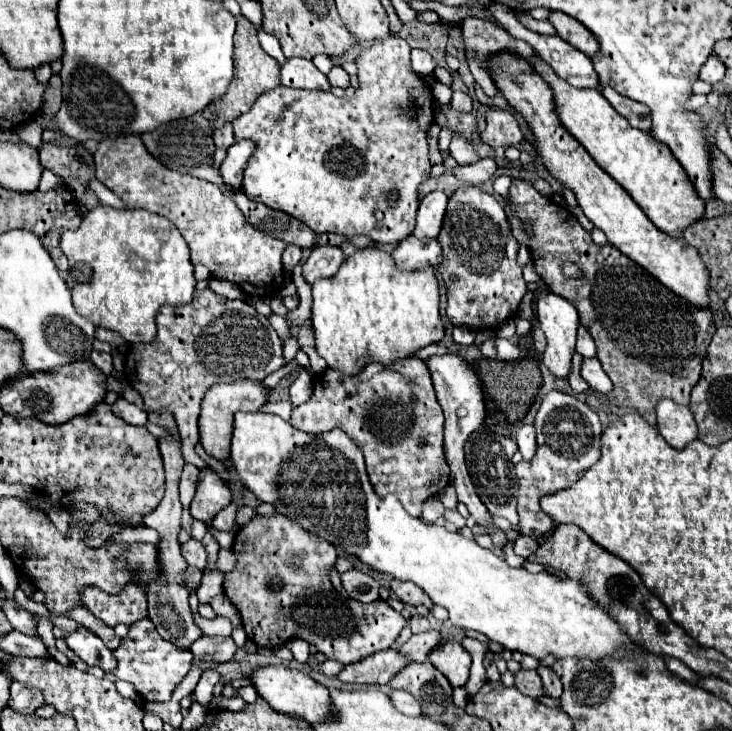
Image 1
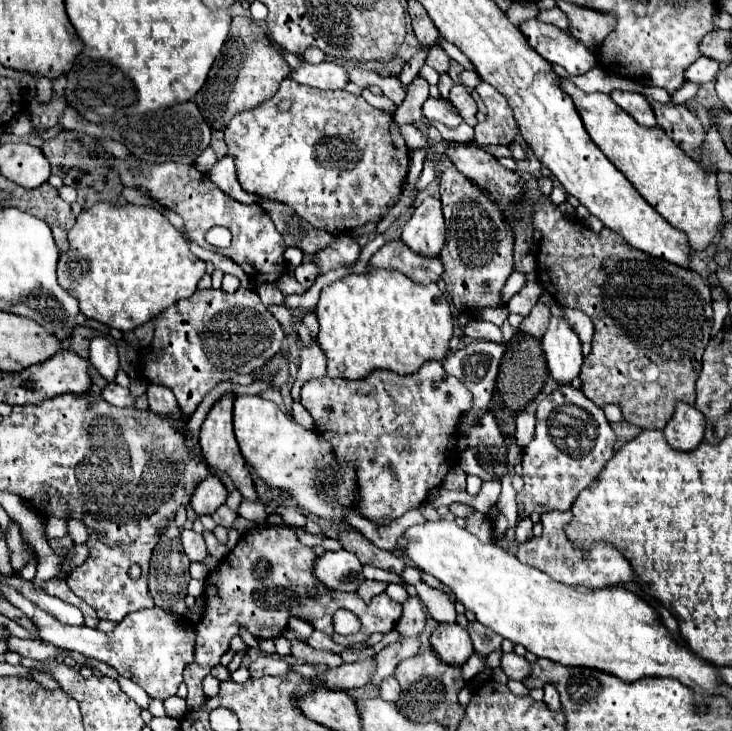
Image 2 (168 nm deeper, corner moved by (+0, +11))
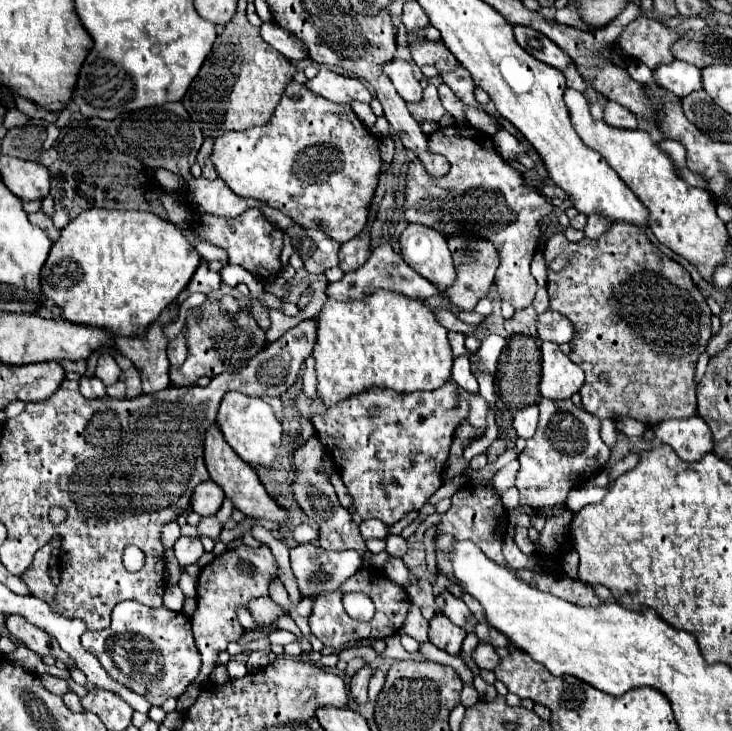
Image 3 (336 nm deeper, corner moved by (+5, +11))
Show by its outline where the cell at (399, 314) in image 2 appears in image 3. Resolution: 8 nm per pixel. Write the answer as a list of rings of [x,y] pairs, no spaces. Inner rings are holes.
[[[375,290],[361,300],[339,302],[327,298],[317,318],[317,344],[313,348],[317,370],[317,396],[325,406],[337,404],[341,398],[363,392],[371,386],[387,386],[395,392],[435,390],[451,378],[453,352],[447,340],[447,330],[437,322],[433,308],[421,298],[399,296],[391,290]]]

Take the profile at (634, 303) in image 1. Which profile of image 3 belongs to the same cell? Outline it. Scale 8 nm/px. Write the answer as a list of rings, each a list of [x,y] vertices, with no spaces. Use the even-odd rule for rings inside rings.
[[[613,222],[597,240],[585,238],[581,242],[569,242],[563,234],[553,234],[543,250],[545,262],[551,262],[561,252],[569,256],[569,266],[561,272],[547,272],[549,308],[561,312],[575,324],[577,334],[571,342],[573,352],[569,358],[585,372],[585,384],[581,388],[583,408],[601,420],[623,414],[649,426],[669,418],[693,416],[697,410],[695,364],[711,338],[711,312],[689,272],[655,248],[639,228],[627,222]],[[641,370],[645,376],[637,376]]]

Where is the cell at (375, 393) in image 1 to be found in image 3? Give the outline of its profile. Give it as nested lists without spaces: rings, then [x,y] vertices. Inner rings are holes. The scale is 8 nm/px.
[[[449,380],[437,390],[411,394],[367,388],[329,406],[325,414],[313,414],[311,422],[353,498],[355,512],[363,520],[377,518],[391,526],[407,512],[419,510],[439,490],[453,432],[467,414],[467,400]]]

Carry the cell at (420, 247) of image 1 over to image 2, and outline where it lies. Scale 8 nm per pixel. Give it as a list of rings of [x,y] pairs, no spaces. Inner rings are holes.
[[[402,240],[386,242],[372,258],[370,268],[384,268],[384,270],[398,270],[408,276],[416,284],[430,284],[438,282],[444,268],[438,258],[426,258],[412,252]]]

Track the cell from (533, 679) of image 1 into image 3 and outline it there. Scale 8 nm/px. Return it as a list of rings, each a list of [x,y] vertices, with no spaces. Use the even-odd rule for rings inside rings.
[[[479,644],[473,652],[473,658],[475,658],[477,666],[485,668],[485,670],[495,670],[499,666],[499,660],[501,660],[495,646],[491,646],[491,644]]]

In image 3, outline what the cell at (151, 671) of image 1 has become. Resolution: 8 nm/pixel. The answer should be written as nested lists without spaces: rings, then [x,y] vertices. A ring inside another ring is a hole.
[[[127,600],[123,604],[117,604],[113,608],[113,622],[107,630],[87,630],[81,636],[81,644],[87,652],[91,652],[105,672],[117,680],[119,684],[127,686],[129,690],[145,696],[153,706],[161,706],[169,696],[179,698],[185,688],[195,678],[195,672],[199,672],[199,652],[195,652],[193,632],[191,632],[191,620],[183,616],[181,612],[173,612],[165,606],[161,608],[149,608],[139,602]]]

